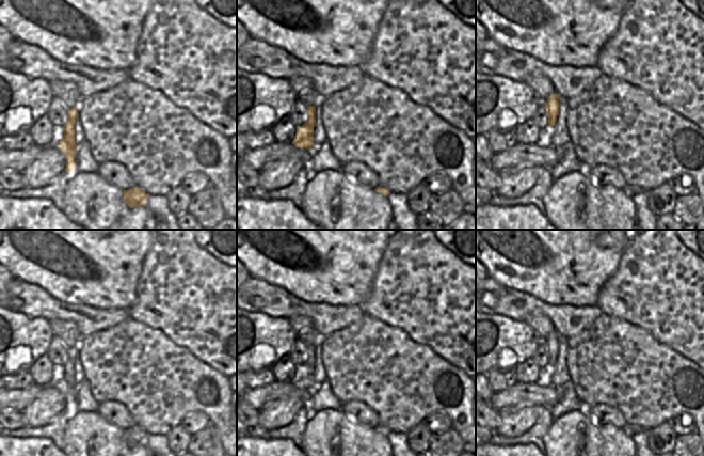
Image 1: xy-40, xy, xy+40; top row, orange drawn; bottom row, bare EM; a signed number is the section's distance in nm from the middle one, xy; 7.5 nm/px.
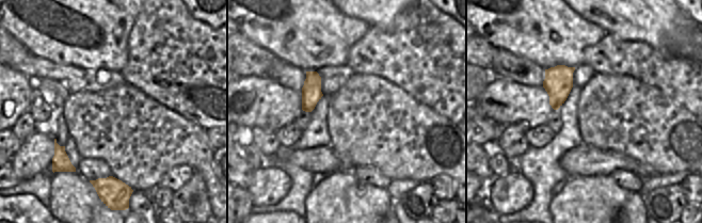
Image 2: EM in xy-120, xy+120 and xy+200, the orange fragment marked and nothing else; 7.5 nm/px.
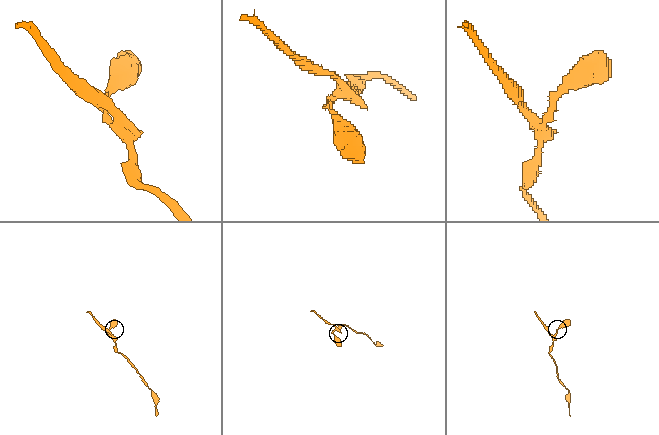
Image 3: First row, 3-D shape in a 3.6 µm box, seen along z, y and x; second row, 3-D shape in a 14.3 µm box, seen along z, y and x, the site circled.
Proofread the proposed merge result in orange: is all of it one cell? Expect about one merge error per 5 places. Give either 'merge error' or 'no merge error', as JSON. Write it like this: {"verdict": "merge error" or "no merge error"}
{"verdict": "no merge error"}

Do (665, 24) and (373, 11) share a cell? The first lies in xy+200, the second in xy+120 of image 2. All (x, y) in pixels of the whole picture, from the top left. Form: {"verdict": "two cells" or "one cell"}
{"verdict": "one cell"}

